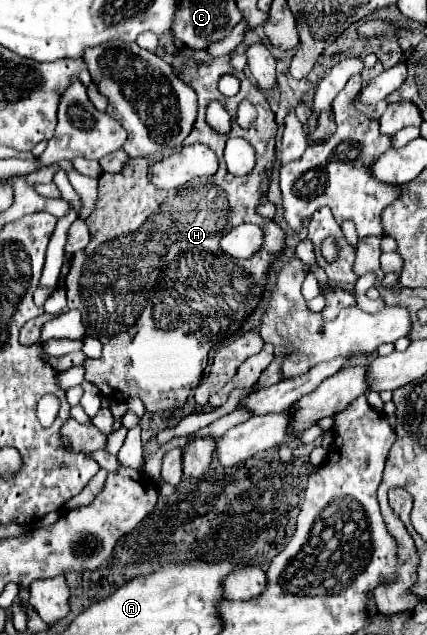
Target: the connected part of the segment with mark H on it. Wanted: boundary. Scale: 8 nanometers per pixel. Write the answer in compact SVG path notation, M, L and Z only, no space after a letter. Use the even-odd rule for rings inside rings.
M188 49L176 51L176 55L186 57L188 61L180 67L174 69L174 73L188 83L196 93L198 93L198 119L194 125L194 131L183 141L182 146L198 141L206 143L220 159L220 169L214 177L208 177L200 185L190 185L190 187L180 187L170 191L170 201L166 201L168 192L156 189L150 185L146 177L146 169L152 163L152 157L138 157L138 159L128 159L124 169L120 173L102 173L98 181L98 205L96 211L86 219L86 225L90 229L90 243L84 251L76 251L72 255L72 265L70 273L64 279L66 287L66 297L68 297L68 307L78 309L82 313L84 327L88 329L88 335L98 337L102 343L102 357L100 359L86 359L84 369L86 369L86 381L94 383L100 393L110 399L110 401L126 401L130 397L140 397L148 413L158 413L158 411L176 411L184 407L190 391L202 381L202 373L208 363L208 353L210 349L236 335L244 321L256 311L258 303L264 297L264 289L268 283L268 269L280 259L286 247L286 233L280 225L274 221L262 219L256 213L256 207L260 205L262 199L262 173L272 175L272 163L276 161L274 157L274 137L276 137L276 121L274 113L264 97L264 93L248 81L248 77L242 71L236 71L230 65L230 57L216 57L210 59L210 63L200 63L196 59L188 57ZM222 73L232 73L240 79L242 87L240 93L234 97L224 97L216 89L216 83ZM224 99L224 109L232 117L232 129L226 135L220 135L210 129L206 123L206 107L210 101L220 101ZM242 99L250 99L256 109L258 109L258 119L254 123L254 129L244 131L238 125L234 125L236 117L236 105ZM228 137L244 137L250 141L250 145L256 149L256 167L250 173L250 177L232 177L226 171L222 153ZM240 223L256 223L264 229L266 241L270 241L270 249L262 249L254 259L250 261L238 261L220 249L220 239L234 229ZM192 283L200 285L200 295L196 295L196 307L192 313ZM192 319L198 319L202 325L202 333L198 333L198 341L210 345L210 349L192 349Z

